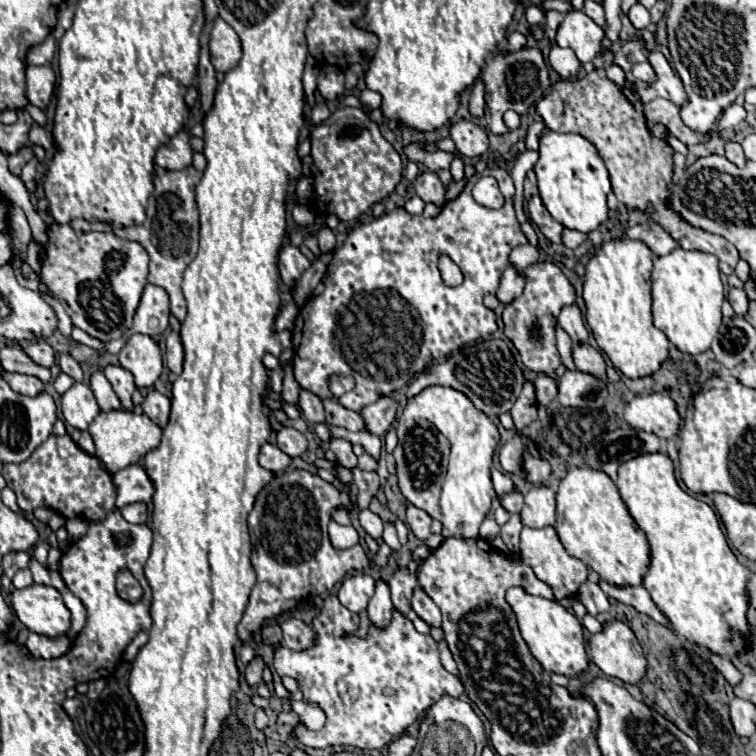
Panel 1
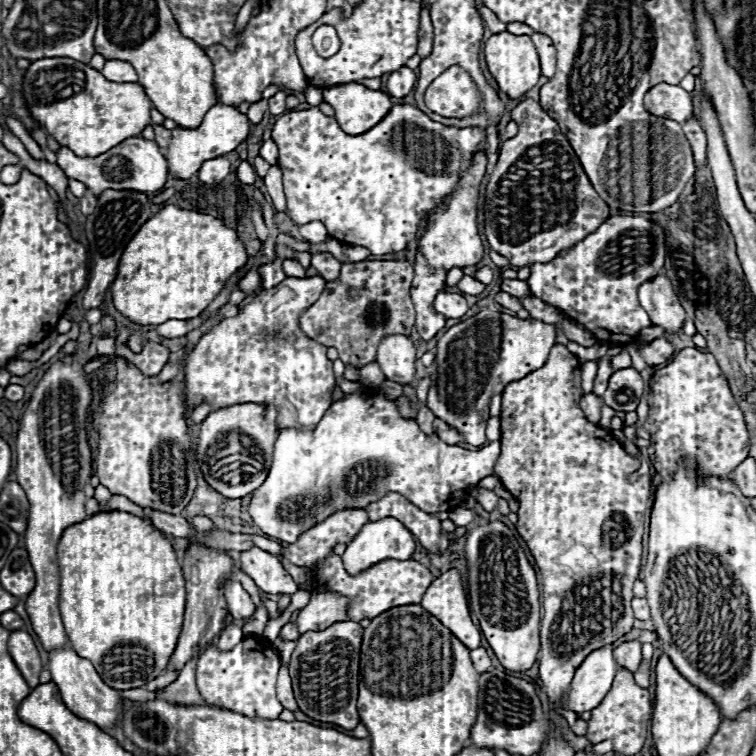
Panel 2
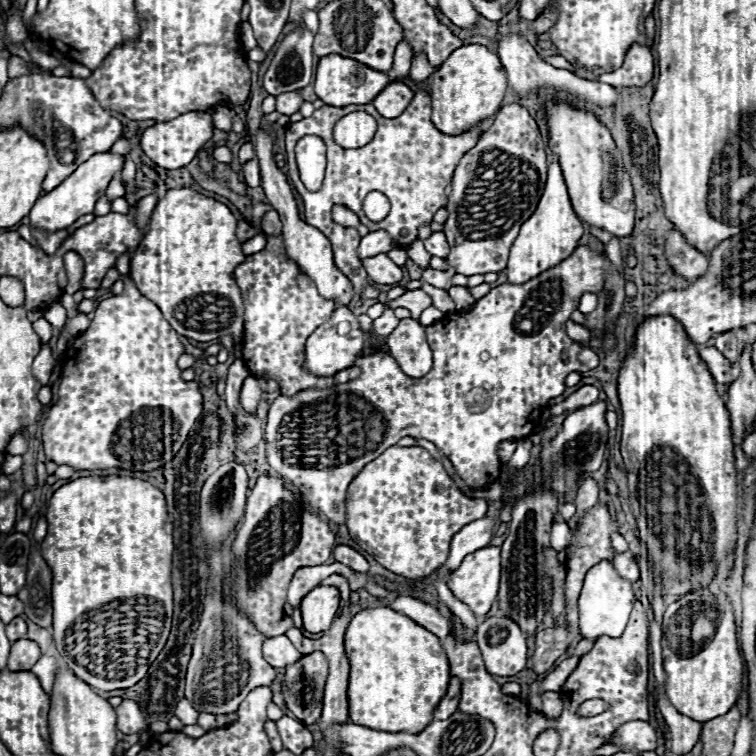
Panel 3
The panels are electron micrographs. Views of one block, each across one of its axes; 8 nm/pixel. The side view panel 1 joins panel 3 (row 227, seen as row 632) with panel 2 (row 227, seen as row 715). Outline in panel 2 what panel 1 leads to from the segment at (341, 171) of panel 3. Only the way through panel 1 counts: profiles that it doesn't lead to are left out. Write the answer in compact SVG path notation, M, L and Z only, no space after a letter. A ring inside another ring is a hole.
M396 104L390 108L388 116L384 116L384 120L380 120L380 124L372 126L368 132L360 134L360 136L350 136L346 132L342 132L342 128L338 126L338 122L332 116L326 116L318 110L318 106L308 108L308 110L292 110L284 116L278 118L278 122L272 128L272 140L278 142L278 150L282 156L282 180L284 180L284 194L286 194L286 206L288 206L288 218L294 220L296 224L308 224L308 222L322 222L328 230L328 234L344 244L352 244L352 246L364 246L368 248L372 254L390 254L390 252L400 252L406 250L406 246L416 238L418 230L422 228L422 220L428 218L428 214L448 196L452 196L452 192L456 192L456 184L460 182L460 176L468 170L468 164L472 162L472 156L476 152L482 152L486 148L486 134L480 128L450 128L444 124L436 124L432 122L424 112L420 112L416 106L412 104ZM458 156L460 156L460 166L458 166ZM420 158L428 158L428 164L420 164Z

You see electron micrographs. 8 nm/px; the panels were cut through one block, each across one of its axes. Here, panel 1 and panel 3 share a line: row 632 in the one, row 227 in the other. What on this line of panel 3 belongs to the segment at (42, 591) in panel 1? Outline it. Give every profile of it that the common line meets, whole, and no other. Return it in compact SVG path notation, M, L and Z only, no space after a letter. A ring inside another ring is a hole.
M110 152L94 154L90 160L80 164L60 186L56 186L52 192L46 192L44 196L40 196L36 200L36 204L32 206L32 210L28 214L30 224L40 228L40 230L46 230L46 232L56 232L56 230L68 228L80 216L92 214L96 202L104 196L110 180L118 172L124 170L124 162L126 162L126 158L122 154L110 154Z

